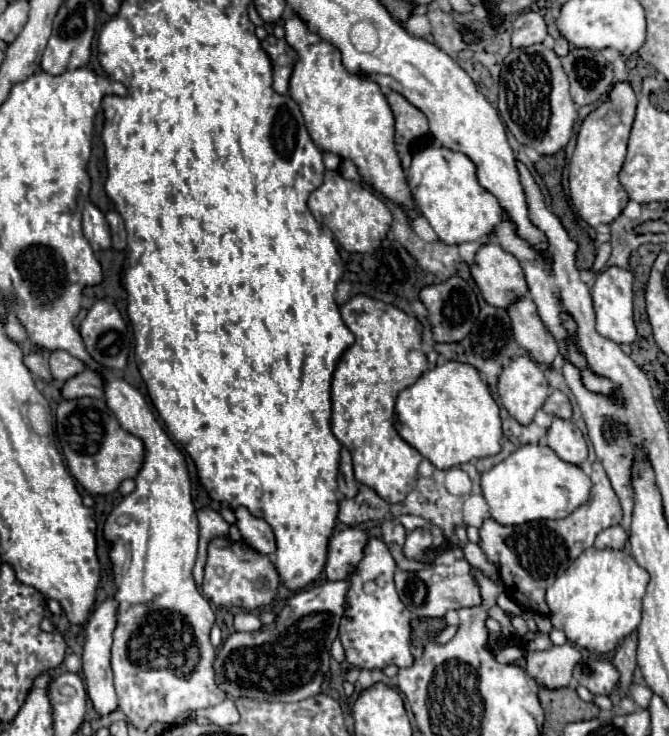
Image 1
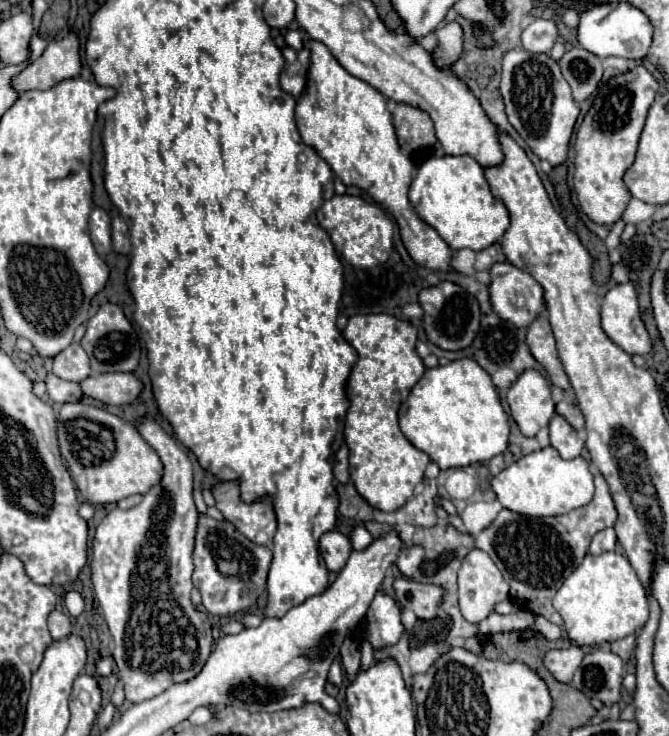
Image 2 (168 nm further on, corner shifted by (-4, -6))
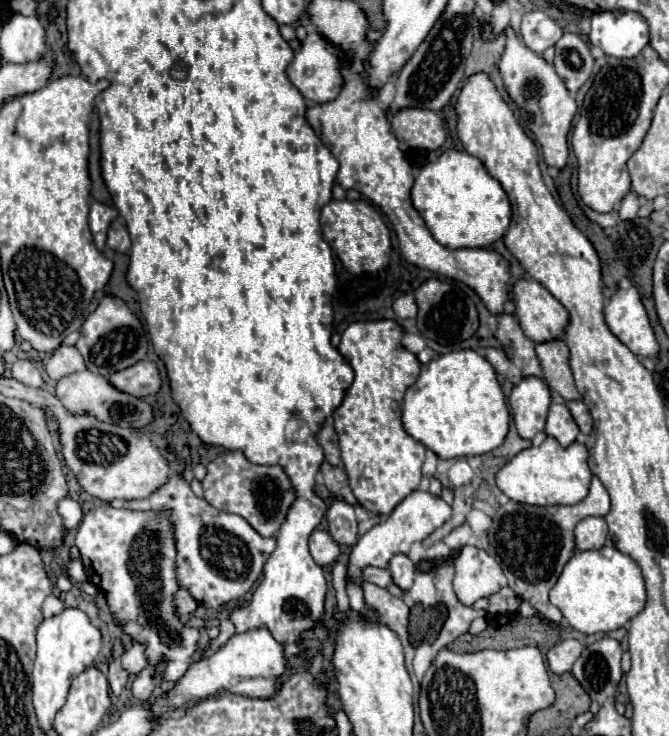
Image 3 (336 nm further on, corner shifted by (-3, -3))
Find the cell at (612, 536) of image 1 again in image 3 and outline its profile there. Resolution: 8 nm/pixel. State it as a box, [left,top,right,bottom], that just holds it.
[574,518,608,552]

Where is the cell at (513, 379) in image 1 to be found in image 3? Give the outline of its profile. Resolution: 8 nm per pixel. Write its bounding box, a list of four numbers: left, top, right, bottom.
[510,378,550,440]

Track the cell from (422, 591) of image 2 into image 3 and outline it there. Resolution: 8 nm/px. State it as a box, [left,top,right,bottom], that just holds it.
[360,566,404,596]

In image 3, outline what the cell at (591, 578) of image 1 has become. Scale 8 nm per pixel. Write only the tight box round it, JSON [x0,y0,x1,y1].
[550,546,644,634]

